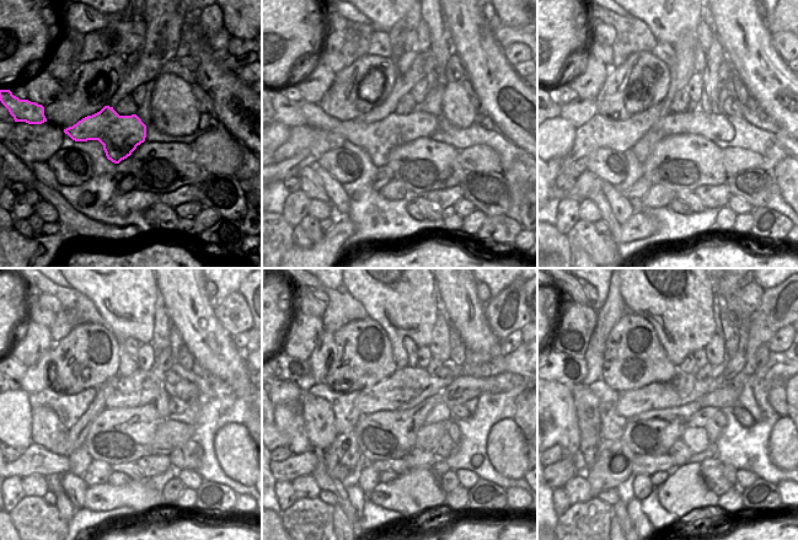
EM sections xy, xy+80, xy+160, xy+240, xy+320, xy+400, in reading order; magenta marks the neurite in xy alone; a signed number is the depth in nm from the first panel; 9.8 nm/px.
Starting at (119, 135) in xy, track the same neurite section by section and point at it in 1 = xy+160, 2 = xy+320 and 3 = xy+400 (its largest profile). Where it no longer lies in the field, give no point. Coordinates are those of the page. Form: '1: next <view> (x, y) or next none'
1: next xy+160 (715, 127)
2: next xy+320 (460, 410)
3: next xy+400 (742, 415)

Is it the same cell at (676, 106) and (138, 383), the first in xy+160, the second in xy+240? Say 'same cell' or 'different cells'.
different cells

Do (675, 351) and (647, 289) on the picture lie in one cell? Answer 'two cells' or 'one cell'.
one cell

